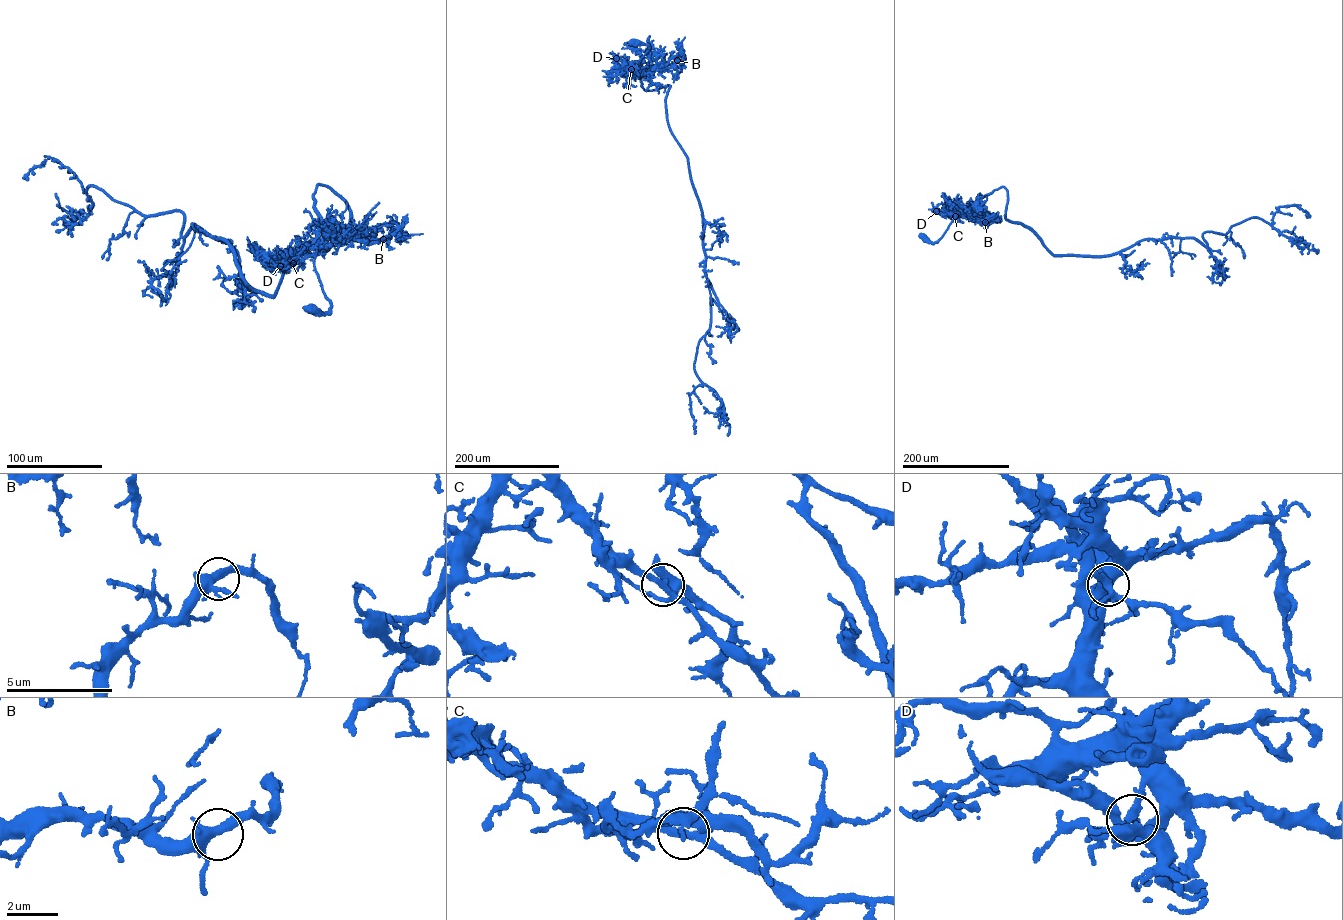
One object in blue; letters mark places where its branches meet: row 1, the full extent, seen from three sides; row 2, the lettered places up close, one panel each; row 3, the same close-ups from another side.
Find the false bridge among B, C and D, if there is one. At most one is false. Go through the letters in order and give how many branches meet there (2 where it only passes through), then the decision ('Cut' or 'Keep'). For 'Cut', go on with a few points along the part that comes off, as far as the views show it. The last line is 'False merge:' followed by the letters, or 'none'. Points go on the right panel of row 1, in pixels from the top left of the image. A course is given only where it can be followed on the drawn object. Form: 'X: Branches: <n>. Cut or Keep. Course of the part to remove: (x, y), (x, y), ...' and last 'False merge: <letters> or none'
B: Branches: 4. Keep
C: Branches: 4. Cut
D: Branches: 4. Keep
False merge: C

